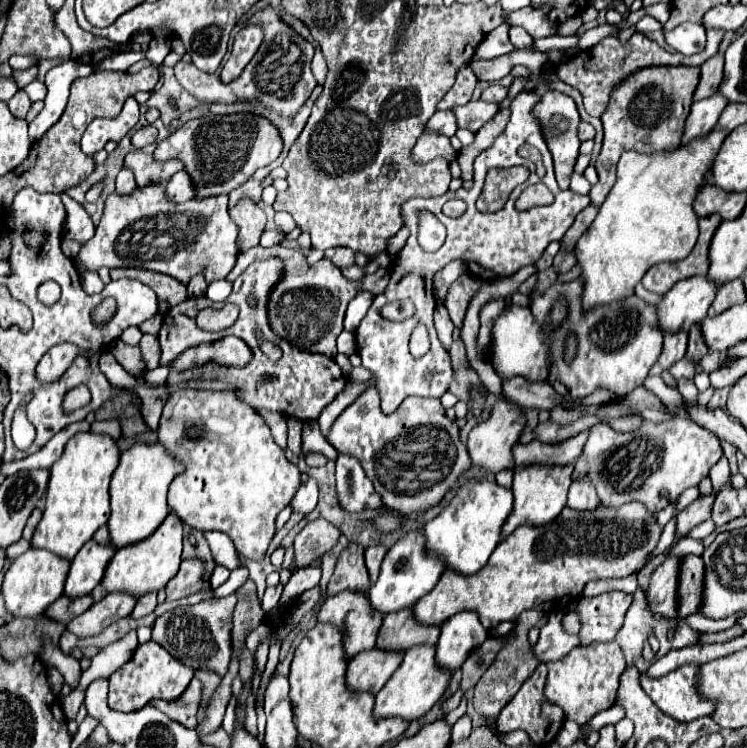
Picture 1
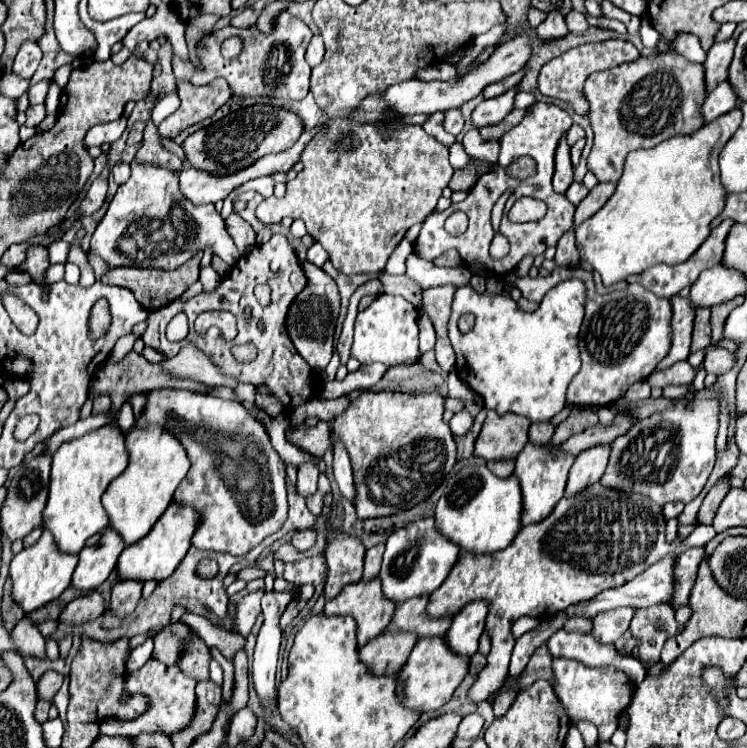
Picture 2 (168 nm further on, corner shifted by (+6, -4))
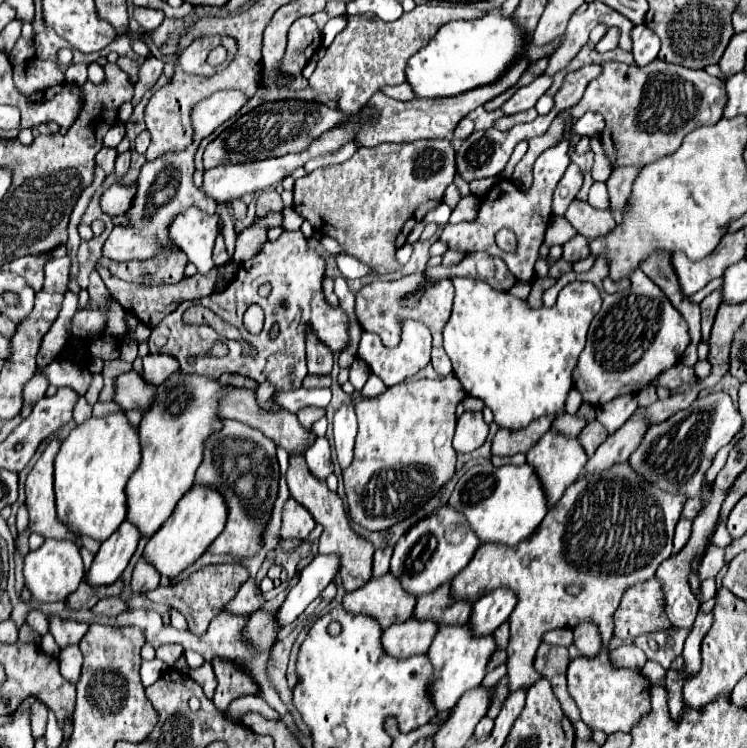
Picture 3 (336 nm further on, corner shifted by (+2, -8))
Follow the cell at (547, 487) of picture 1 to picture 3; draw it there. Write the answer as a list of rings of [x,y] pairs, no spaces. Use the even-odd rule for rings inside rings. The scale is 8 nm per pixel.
[[[550,429],[528,453],[526,453],[528,463],[532,463],[532,467],[536,469],[536,473],[540,473],[540,481],[548,493],[550,499],[550,507],[556,505],[556,501],[562,497],[562,493],[566,491],[568,485],[572,485],[572,481],[576,481],[576,477],[580,477],[580,473],[584,471],[584,465],[588,461],[588,455],[584,453],[584,447],[580,445],[578,439],[568,439],[566,435],[562,435],[558,429]]]

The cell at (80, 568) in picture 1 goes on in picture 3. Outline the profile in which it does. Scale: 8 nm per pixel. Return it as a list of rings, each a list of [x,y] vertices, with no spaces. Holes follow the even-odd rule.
[[[124,521],[114,535],[110,535],[102,545],[94,563],[86,575],[86,581],[94,587],[112,585],[128,567],[140,541],[140,531],[130,521]]]

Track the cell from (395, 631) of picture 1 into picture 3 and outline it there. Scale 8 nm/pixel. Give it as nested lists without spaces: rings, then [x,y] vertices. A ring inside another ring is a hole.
[[[450,583],[440,589],[418,597],[414,619],[436,621],[438,625],[466,625],[472,613],[472,603],[456,601],[450,595]]]

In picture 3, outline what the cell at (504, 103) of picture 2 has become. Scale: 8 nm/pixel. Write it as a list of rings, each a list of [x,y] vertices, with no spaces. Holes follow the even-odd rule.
[[[538,75],[530,85],[526,87],[520,87],[504,105],[502,105],[502,111],[506,115],[514,115],[514,113],[520,113],[520,111],[526,111],[530,107],[536,105],[536,101],[550,89],[552,85],[552,77],[550,75]]]

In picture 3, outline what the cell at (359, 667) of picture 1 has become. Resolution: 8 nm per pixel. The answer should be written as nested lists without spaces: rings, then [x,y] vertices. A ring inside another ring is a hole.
[[[408,619],[388,627],[382,635],[384,651],[396,659],[406,659],[412,655],[424,655],[438,631],[438,625],[432,621]]]

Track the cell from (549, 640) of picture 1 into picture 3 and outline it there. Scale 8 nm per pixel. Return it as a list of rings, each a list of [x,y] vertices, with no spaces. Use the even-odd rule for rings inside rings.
[[[584,621],[574,627],[574,647],[578,647],[586,657],[596,657],[602,647],[598,625],[592,621]]]

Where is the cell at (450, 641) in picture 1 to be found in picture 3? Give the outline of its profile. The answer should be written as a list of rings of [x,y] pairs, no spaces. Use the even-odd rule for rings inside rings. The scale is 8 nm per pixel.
[[[500,587],[496,591],[486,593],[472,607],[470,625],[474,633],[476,635],[494,633],[510,617],[514,607],[516,607],[516,593],[512,593],[512,589]]]

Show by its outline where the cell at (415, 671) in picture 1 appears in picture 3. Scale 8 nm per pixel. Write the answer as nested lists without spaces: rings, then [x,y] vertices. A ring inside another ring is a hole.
[[[452,625],[452,627],[444,627],[436,633],[428,657],[434,665],[434,705],[438,711],[446,711],[456,705],[456,701],[460,699],[462,693],[466,693],[468,689],[474,689],[482,683],[484,675],[486,675],[486,667],[490,657],[496,651],[496,641],[494,635],[474,635],[470,625]]]

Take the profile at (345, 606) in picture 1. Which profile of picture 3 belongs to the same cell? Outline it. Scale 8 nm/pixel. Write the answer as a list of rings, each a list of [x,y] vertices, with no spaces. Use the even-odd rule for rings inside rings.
[[[386,573],[384,577],[376,577],[368,581],[364,587],[346,593],[342,607],[352,613],[368,613],[370,617],[378,619],[382,629],[388,629],[394,623],[408,621],[414,613],[416,597],[406,593],[392,577]]]

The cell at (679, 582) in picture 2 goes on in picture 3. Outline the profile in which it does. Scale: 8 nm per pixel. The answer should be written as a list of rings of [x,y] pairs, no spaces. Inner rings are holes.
[[[712,545],[706,549],[702,565],[700,565],[700,579],[708,579],[708,577],[716,577],[718,571],[726,565],[724,561],[724,549]]]

